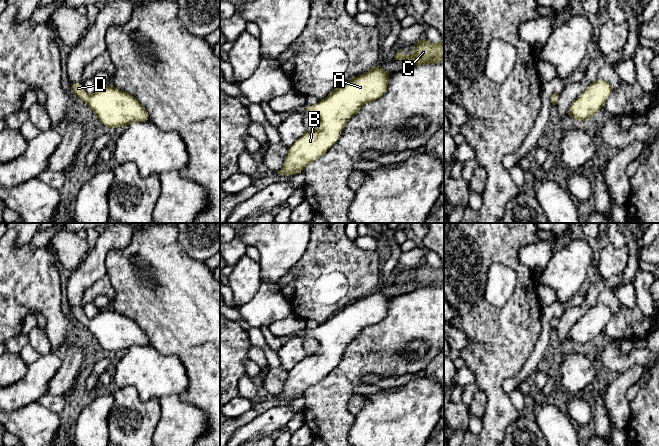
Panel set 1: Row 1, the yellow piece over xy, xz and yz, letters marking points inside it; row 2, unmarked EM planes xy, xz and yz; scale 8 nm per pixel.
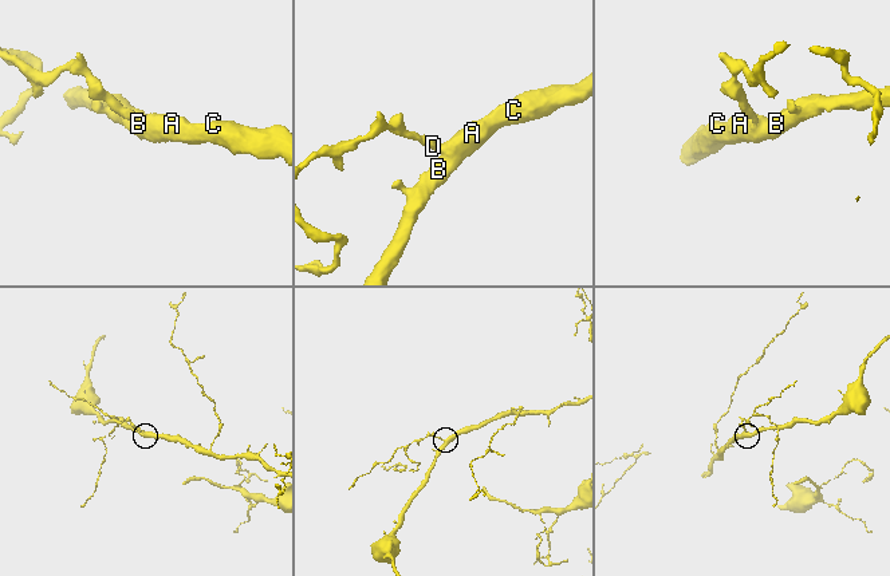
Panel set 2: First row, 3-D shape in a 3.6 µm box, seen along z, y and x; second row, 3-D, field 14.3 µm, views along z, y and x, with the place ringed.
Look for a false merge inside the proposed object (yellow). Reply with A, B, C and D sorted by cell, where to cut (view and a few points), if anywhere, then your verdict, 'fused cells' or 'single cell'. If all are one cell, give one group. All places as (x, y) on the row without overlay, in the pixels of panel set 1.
A B C D | no cut | single cell

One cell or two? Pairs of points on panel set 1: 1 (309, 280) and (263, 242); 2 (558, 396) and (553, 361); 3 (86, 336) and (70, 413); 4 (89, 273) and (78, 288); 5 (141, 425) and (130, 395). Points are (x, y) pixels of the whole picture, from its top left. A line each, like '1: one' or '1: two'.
1: two
2: one
3: one
4: one
5: one

